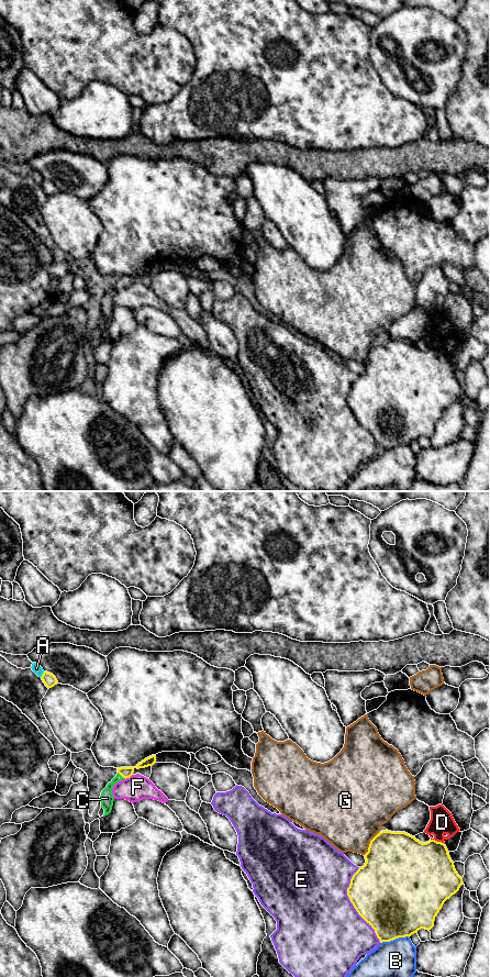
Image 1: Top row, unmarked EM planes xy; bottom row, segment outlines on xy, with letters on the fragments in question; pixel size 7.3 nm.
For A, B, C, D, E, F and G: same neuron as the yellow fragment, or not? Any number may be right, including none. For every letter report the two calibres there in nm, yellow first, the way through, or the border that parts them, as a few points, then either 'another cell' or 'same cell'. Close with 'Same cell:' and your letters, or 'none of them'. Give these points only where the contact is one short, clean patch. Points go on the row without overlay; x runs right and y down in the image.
A: 90/70 nm | another cell
B: 480/380 nm | another cell
C: 80/100 nm | across xy (124, 279), (122, 284), (109, 295), (107, 306) | same cell
D: 440/180 nm | another cell
E: 500/500 nm | another cell
F: 80/190 nm | another cell
G: 460/480 nm | another cell
Same cell: C

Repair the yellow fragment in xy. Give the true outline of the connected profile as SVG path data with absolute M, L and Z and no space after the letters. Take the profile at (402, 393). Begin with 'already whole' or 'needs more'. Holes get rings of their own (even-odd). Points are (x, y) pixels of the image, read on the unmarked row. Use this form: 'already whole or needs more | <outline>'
already whole | M381 338L371 348L364 363L366 370L353 382L347 403L358 422L375 437L380 451L411 444L419 437L431 437L444 410L464 391L455 377L446 353L435 347L422 351L405 340Z

